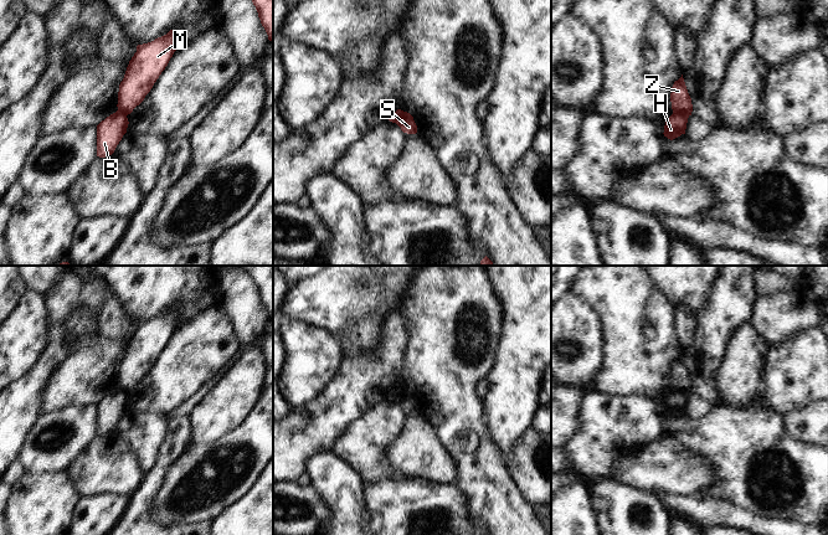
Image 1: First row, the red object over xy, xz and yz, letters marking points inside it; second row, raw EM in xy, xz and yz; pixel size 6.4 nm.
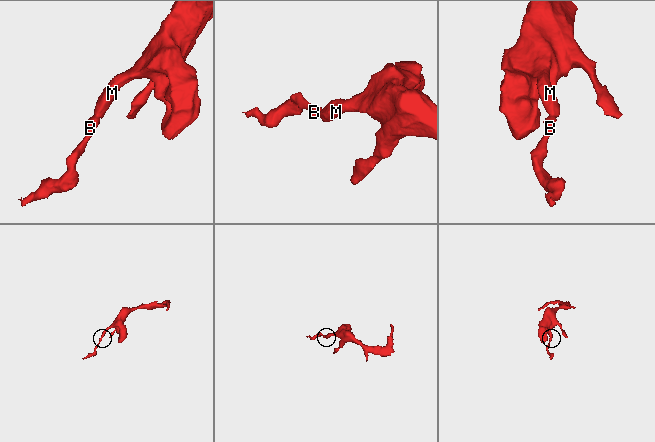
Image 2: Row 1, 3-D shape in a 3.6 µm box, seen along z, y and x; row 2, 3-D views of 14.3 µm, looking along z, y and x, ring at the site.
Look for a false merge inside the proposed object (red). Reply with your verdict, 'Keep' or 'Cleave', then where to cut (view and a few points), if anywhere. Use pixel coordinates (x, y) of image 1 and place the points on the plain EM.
Cleave. Split along yz (673, 389), (688, 394).

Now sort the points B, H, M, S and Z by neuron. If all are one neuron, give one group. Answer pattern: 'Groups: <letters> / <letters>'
Groups: B H / M S Z

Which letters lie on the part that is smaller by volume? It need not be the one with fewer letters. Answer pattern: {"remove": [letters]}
{"remove": ["B", "H"]}

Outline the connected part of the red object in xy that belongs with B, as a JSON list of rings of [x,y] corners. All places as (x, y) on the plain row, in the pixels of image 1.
[[[117,389],[97,403],[97,434],[106,436],[114,431],[128,402],[127,393]]]

